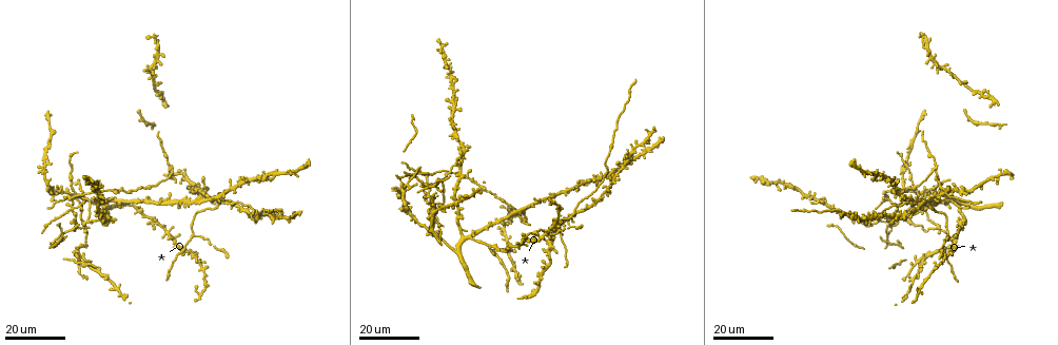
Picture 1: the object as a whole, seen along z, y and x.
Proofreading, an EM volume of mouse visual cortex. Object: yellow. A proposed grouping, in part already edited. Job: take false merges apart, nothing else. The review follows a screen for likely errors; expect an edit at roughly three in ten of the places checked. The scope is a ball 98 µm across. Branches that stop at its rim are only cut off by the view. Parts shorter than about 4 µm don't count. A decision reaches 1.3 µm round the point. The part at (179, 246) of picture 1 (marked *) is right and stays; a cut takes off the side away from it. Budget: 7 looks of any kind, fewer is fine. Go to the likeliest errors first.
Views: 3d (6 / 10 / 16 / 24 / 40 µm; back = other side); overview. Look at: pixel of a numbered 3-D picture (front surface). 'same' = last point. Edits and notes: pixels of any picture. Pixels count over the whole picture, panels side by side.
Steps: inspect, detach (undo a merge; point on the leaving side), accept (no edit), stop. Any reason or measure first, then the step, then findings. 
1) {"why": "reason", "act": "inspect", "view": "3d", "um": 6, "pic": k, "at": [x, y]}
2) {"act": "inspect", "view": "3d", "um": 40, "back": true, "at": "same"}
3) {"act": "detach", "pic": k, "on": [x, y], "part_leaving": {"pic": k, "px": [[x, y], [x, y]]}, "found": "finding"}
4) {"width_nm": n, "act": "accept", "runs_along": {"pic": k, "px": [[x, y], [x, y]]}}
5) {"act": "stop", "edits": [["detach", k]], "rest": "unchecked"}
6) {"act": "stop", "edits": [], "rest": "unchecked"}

{"why": "four-way junction", "act": "inspect", "view": "3d", "um": 16, "pic": 1, "at": [944, 191]}

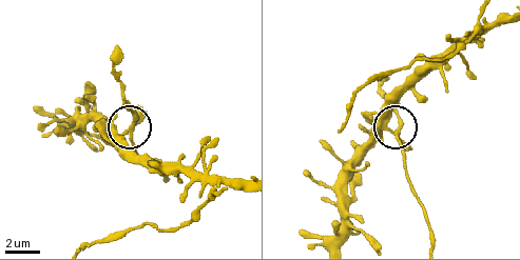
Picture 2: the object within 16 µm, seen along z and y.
{"why": "zoom in", "act": "inspect", "view": "3d", "um": 6, "pic": 2, "at": [119, 133]}

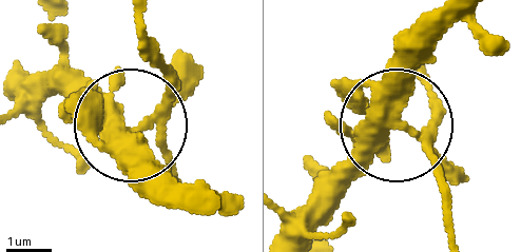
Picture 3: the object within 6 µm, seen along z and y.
{"act": "inspect", "view": "3d", "um": 6, "back": true, "pic": 3, "at": [132, 129]}

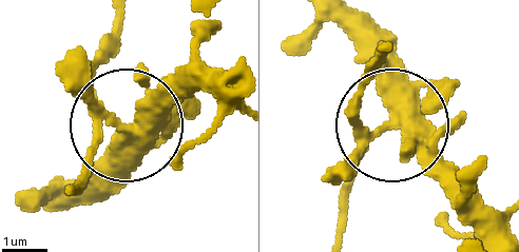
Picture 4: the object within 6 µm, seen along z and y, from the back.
{"width_nm": 380, "act": "detach", "pic": 4, "on": [356, 94], "part_leaving": {"pic": 4, "px": [[364, 136], [341, 238]]}, "found": "two neurons meet here"}

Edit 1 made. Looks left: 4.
{"why": "see it whole again", "act": "inspect", "view": "overview"}

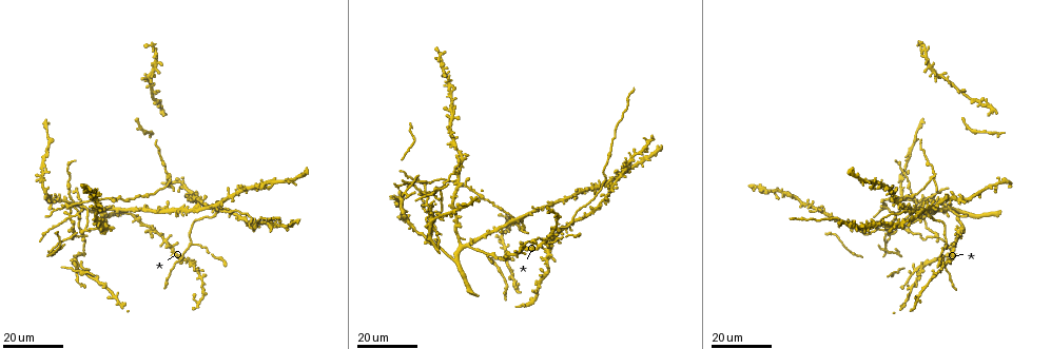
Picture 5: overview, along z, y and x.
{"why": "four or more arms meet", "act": "inspect", "view": "3d", "um": 24, "pic": 5, "at": [82, 235]}

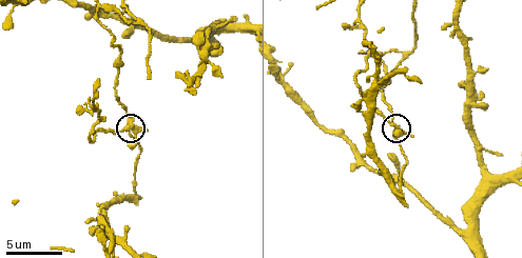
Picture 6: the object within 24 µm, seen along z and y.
{"why": "closer look", "act": "inspect", "view": "3d", "um": 6, "pic": 6, "at": [136, 129]}

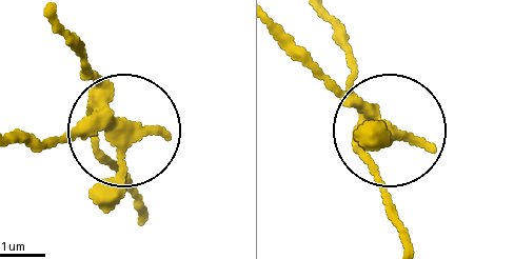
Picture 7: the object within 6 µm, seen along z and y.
{"width_nm": 310, "act": "detach", "pic": 7, "on": [162, 128], "part_leaving": {"pic": 7, "px": [[99, 108], [58, 139], [13, 142]]}, "found": "two neurons meet here"}

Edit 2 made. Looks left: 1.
{"act": "stop", "edits": [["detach", 4], ["detach", 7]], "rest": "unchecked"}

